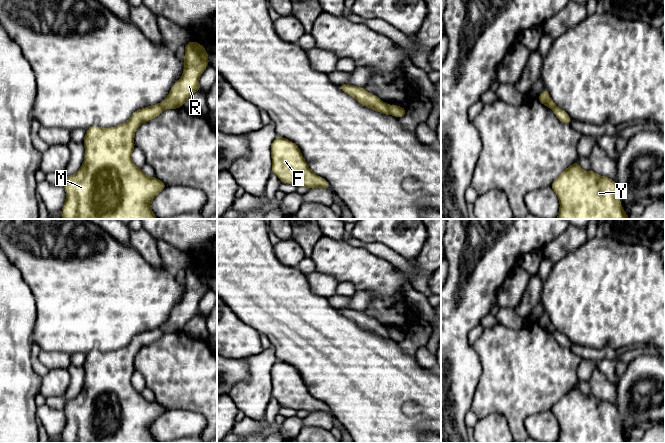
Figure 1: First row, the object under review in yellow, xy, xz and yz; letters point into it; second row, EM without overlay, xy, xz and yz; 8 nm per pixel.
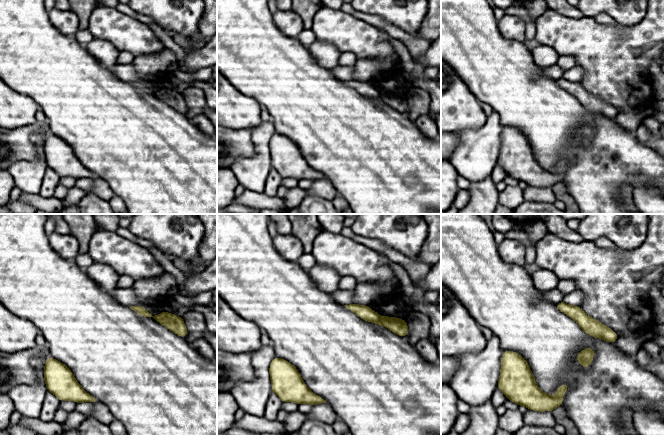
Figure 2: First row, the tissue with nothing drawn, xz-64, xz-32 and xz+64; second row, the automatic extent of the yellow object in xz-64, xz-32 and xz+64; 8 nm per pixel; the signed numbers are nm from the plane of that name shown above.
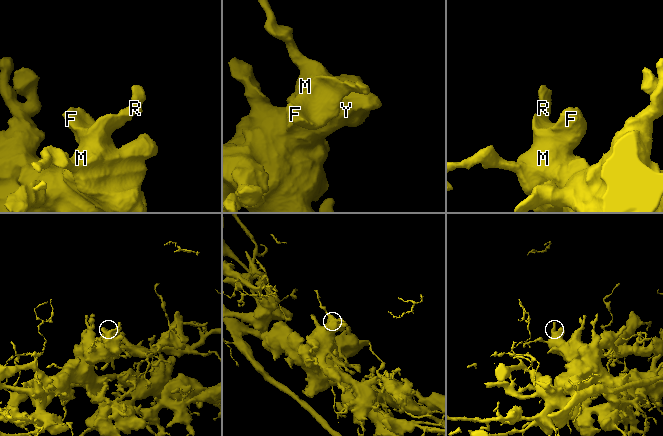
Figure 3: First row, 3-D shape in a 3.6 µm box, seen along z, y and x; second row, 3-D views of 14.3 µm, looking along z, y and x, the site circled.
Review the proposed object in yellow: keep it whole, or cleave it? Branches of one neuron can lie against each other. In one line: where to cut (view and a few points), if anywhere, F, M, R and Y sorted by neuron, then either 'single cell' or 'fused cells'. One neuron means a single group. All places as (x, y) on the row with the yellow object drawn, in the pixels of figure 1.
xz (386, 105), (390, 113) | F M Y / R | fused cells

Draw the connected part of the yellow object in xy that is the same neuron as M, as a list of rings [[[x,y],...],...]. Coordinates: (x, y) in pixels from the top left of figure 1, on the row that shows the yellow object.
[[[160,104],[136,110],[130,119],[121,125],[111,128],[92,126],[86,130],[83,140],[85,158],[81,168],[72,176],[67,176],[64,188],[67,198],[61,210],[63,219],[157,219],[151,210],[151,201],[167,185],[157,177],[148,177],[132,162],[132,151],[135,148],[134,136],[138,127],[152,120],[164,111]]]

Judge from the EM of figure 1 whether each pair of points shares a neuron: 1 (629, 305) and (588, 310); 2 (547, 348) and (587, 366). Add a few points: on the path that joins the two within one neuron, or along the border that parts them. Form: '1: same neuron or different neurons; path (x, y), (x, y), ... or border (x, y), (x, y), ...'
1: same neuron; path (619, 305), (598, 305)
2: different neurons; border (582, 359), (578, 366), (576, 383)

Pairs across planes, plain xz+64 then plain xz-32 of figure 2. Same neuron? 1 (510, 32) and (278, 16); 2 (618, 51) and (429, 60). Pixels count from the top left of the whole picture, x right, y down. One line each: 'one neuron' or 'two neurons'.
1: one neuron
2: two neurons

